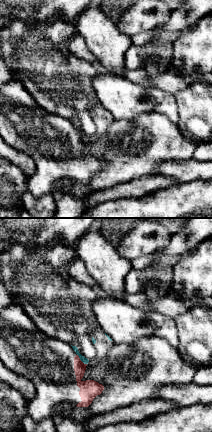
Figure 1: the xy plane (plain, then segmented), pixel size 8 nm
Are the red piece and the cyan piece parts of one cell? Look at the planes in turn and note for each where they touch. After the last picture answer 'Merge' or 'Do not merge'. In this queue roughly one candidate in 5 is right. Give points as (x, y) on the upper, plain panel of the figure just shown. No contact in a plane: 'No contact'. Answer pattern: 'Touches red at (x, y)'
Touches red at (80, 136)

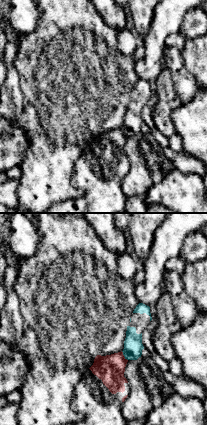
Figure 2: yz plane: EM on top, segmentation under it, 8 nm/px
Touches red at (123, 132)

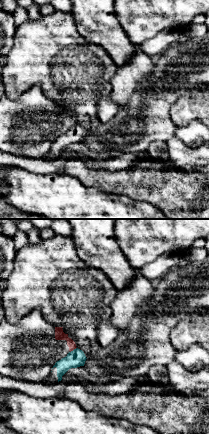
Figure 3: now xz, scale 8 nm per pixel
Touches red at (73, 125)

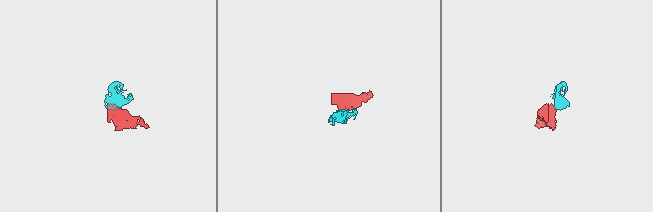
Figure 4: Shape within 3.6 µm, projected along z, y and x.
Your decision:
Do not merge

